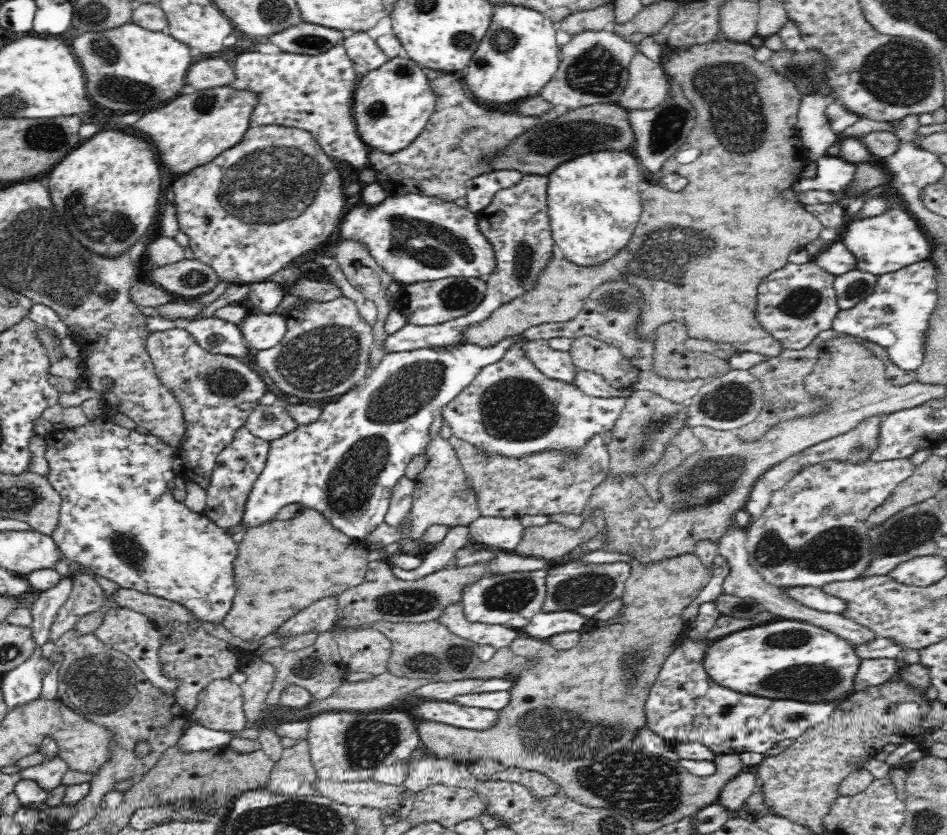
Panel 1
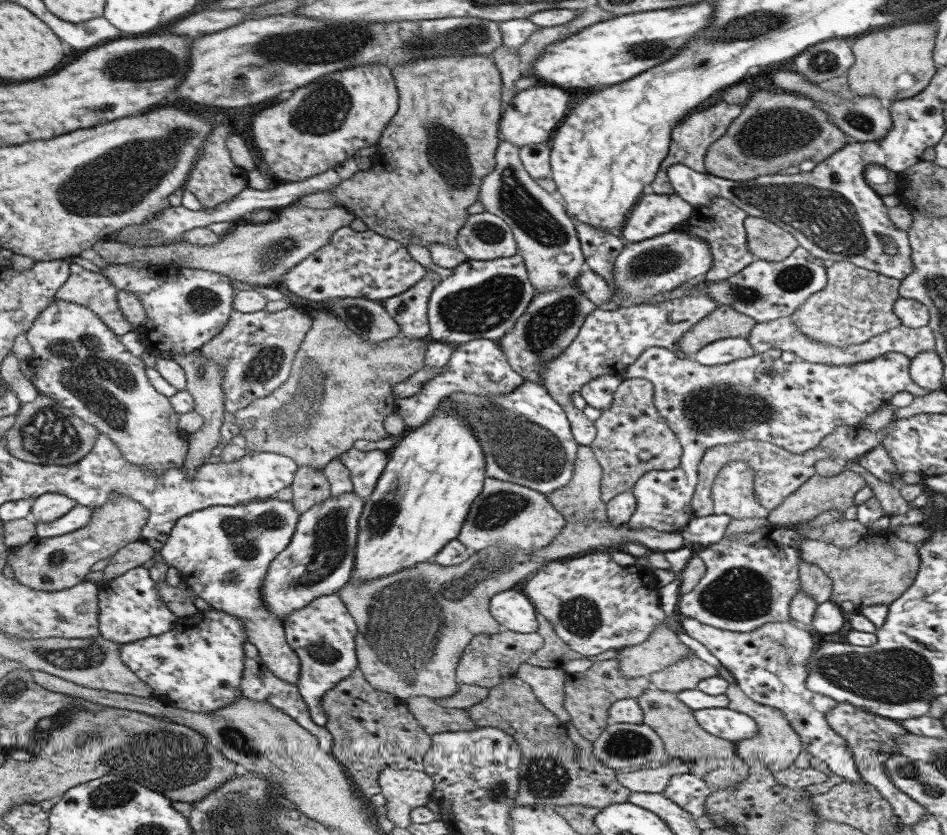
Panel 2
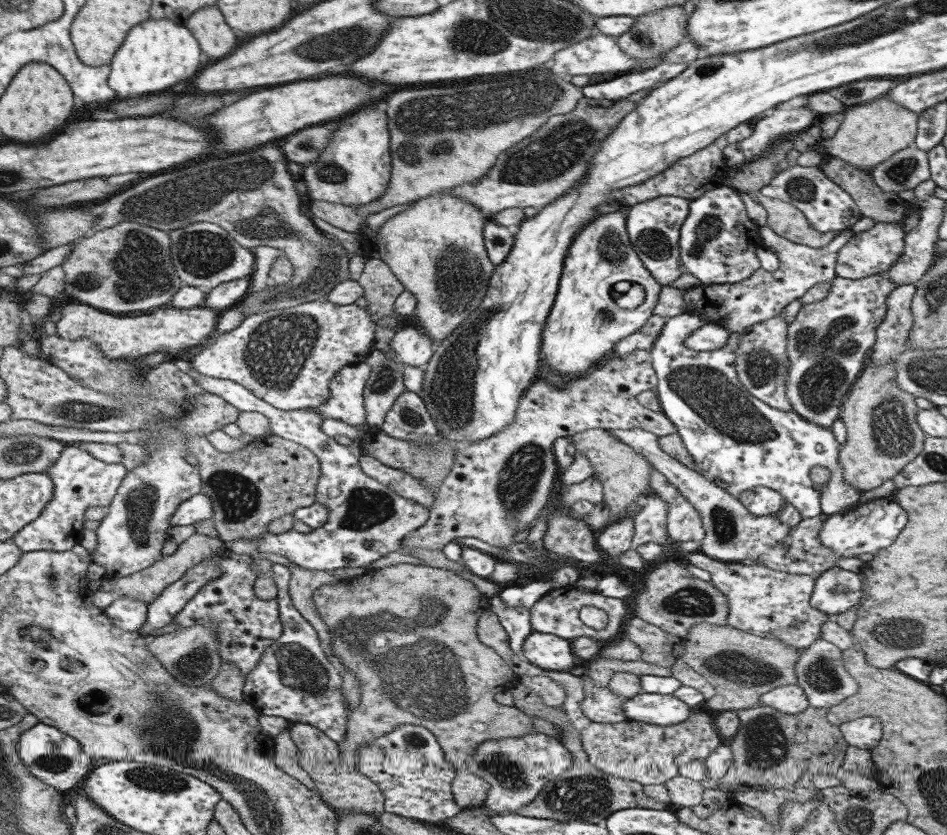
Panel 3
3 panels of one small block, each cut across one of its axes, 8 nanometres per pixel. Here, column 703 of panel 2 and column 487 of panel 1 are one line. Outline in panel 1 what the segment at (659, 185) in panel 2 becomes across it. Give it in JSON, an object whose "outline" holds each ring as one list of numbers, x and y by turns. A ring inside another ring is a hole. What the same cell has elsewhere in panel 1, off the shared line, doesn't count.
{"outline":[[450,73,431,80,430,86,436,95,436,106,418,138,394,154,375,148,369,152,369,167,375,171,379,186,391,196,415,193,438,197,444,202,467,196,467,180,492,171,488,162,494,154,504,152,526,130,568,111,568,108,553,106,534,117,488,108,472,98,463,79,454,78]]}

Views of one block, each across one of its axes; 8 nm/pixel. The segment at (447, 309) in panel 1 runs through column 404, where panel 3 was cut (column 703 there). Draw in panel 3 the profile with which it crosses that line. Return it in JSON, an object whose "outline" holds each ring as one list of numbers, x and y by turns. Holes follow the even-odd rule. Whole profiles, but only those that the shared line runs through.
{"outline":[[768,225,759,228,764,246,771,249,779,258,779,267,772,272,760,267,742,282,721,285,696,285,685,290,686,313,699,314,710,323,723,325,731,334,738,334,749,326,764,322,776,316,790,302,799,299,821,282,831,282,835,276,837,252,855,233,846,229,832,242,822,248,812,248,790,242,778,236]]}

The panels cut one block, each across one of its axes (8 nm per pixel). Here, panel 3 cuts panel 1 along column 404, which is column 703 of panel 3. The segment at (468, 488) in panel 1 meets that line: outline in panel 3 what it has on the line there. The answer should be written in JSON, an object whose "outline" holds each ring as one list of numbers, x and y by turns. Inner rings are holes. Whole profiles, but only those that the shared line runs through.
{"outline":[[652,467,653,493,668,504,666,530,674,542,702,541,705,531,697,508,664,476]]}

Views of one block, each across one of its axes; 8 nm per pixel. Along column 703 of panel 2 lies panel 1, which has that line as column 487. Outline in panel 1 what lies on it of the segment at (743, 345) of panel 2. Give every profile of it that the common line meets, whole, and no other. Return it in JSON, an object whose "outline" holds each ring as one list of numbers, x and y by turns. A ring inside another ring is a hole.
{"outline":[[522,334,510,336,488,348,466,342,448,348,386,353,363,383,346,392,337,402,324,406,319,420,310,425,299,425,289,434,270,442,265,468,246,500,242,525,252,528,269,523,284,506,300,504,304,509,323,514,330,525,346,537,365,542,380,524,385,523,393,486,405,475,410,460,427,454,427,444,431,442,430,426,442,417,446,404,466,389,483,366,498,362,514,343,522,339]]}

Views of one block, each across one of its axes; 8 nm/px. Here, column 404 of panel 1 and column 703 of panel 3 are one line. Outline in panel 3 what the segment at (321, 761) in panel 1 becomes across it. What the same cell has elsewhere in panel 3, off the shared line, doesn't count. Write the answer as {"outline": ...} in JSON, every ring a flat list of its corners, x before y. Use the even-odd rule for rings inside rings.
{"outline":[[544,670,544,675,551,678,552,681,561,684,564,690,563,708,569,718,569,724,580,733,583,749,589,756,589,762,597,766,606,774,613,777,620,777,629,781,638,782,643,786,646,785,663,785,666,781,674,778,679,772,700,772,700,770,680,770,680,766,688,764,694,759,704,759,720,745,724,740,719,737,719,732,713,722,714,716,705,712,693,712,690,718,678,724,670,726,658,726,656,724,646,724,632,719,626,719,617,723,599,723,590,720,581,711,581,702,585,697,585,688,583,686,584,676,582,672,548,672]]}

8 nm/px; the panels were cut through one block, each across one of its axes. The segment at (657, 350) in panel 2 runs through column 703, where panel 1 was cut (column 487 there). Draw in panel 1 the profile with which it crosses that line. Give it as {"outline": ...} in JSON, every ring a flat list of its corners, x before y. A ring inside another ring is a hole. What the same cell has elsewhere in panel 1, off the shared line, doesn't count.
{"outline":[[524,338,517,343,514,343,505,353,504,356,495,363,483,366,476,375,476,378,465,390,462,390,462,393,449,404,446,404,445,409,443,410,442,418,445,425,448,425,452,430,453,436,460,438,470,444,474,445,478,451,482,451,484,455,488,457,507,457,514,459,522,459,525,457,530,457,532,454,539,454,545,452,545,450,556,450,556,453,564,453,564,455,576,455,579,454,586,446,586,442,590,441,593,437,601,435,612,431,614,429,615,423,618,421,618,418,621,416,621,412,626,406,626,399,622,398,597,398,590,395,586,395,580,388,578,388,574,383,568,384,556,379,550,379,542,374,533,364,530,362,530,359,524,355,524,349,522,346,526,344,527,339]]}

